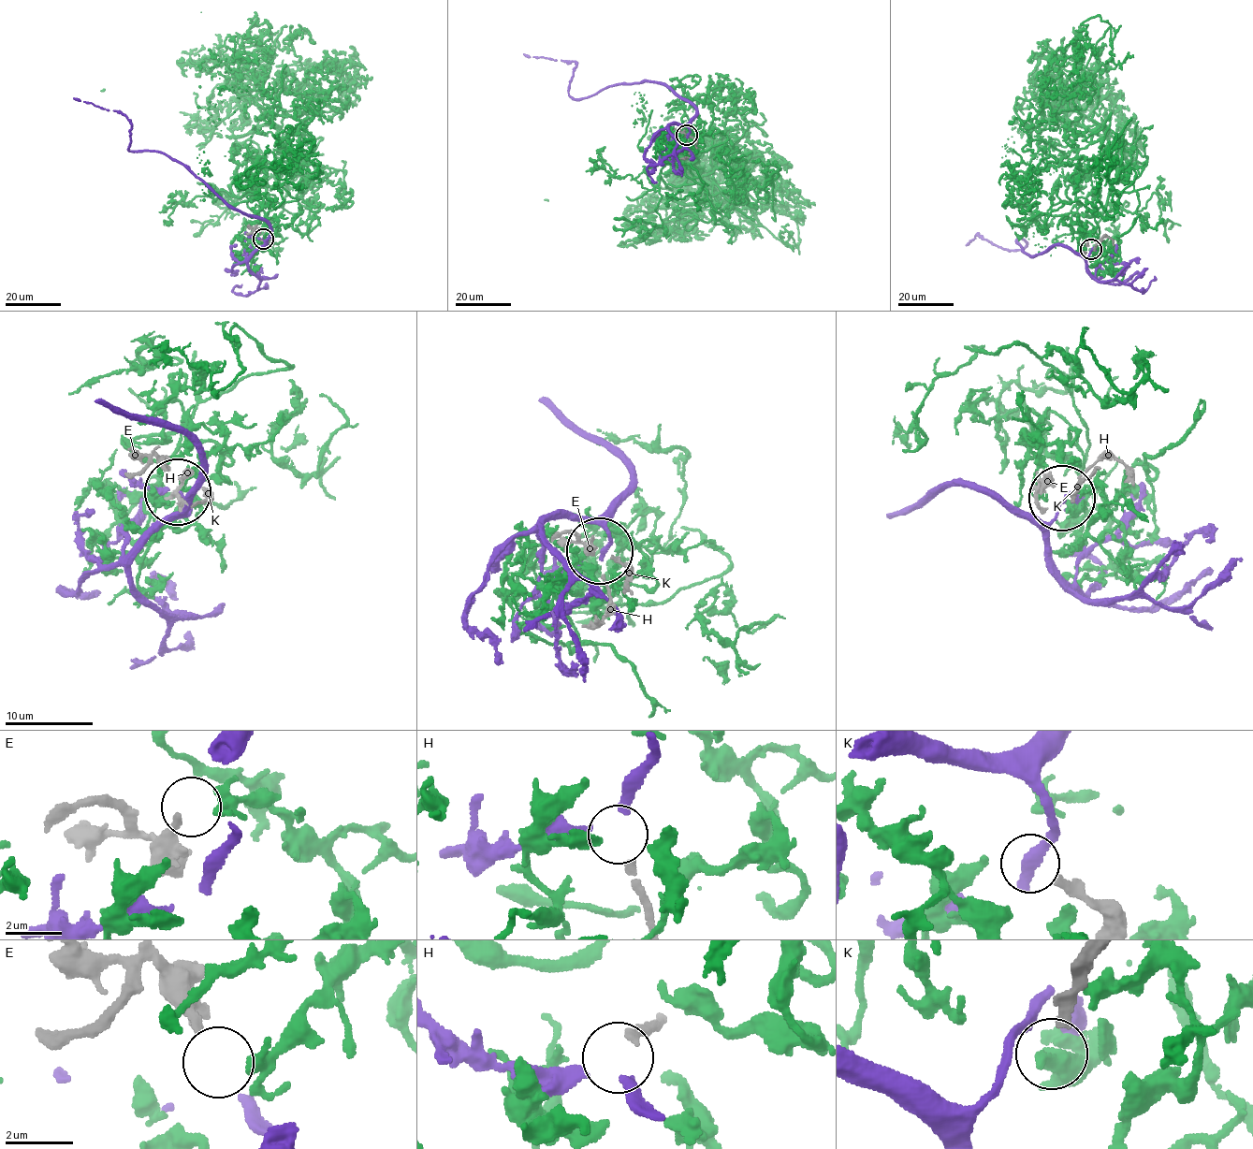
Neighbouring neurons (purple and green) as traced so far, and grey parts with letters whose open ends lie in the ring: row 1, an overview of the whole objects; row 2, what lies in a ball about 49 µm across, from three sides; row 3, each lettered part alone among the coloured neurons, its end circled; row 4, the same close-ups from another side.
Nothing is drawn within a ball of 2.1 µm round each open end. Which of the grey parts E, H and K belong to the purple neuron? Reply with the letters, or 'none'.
H

